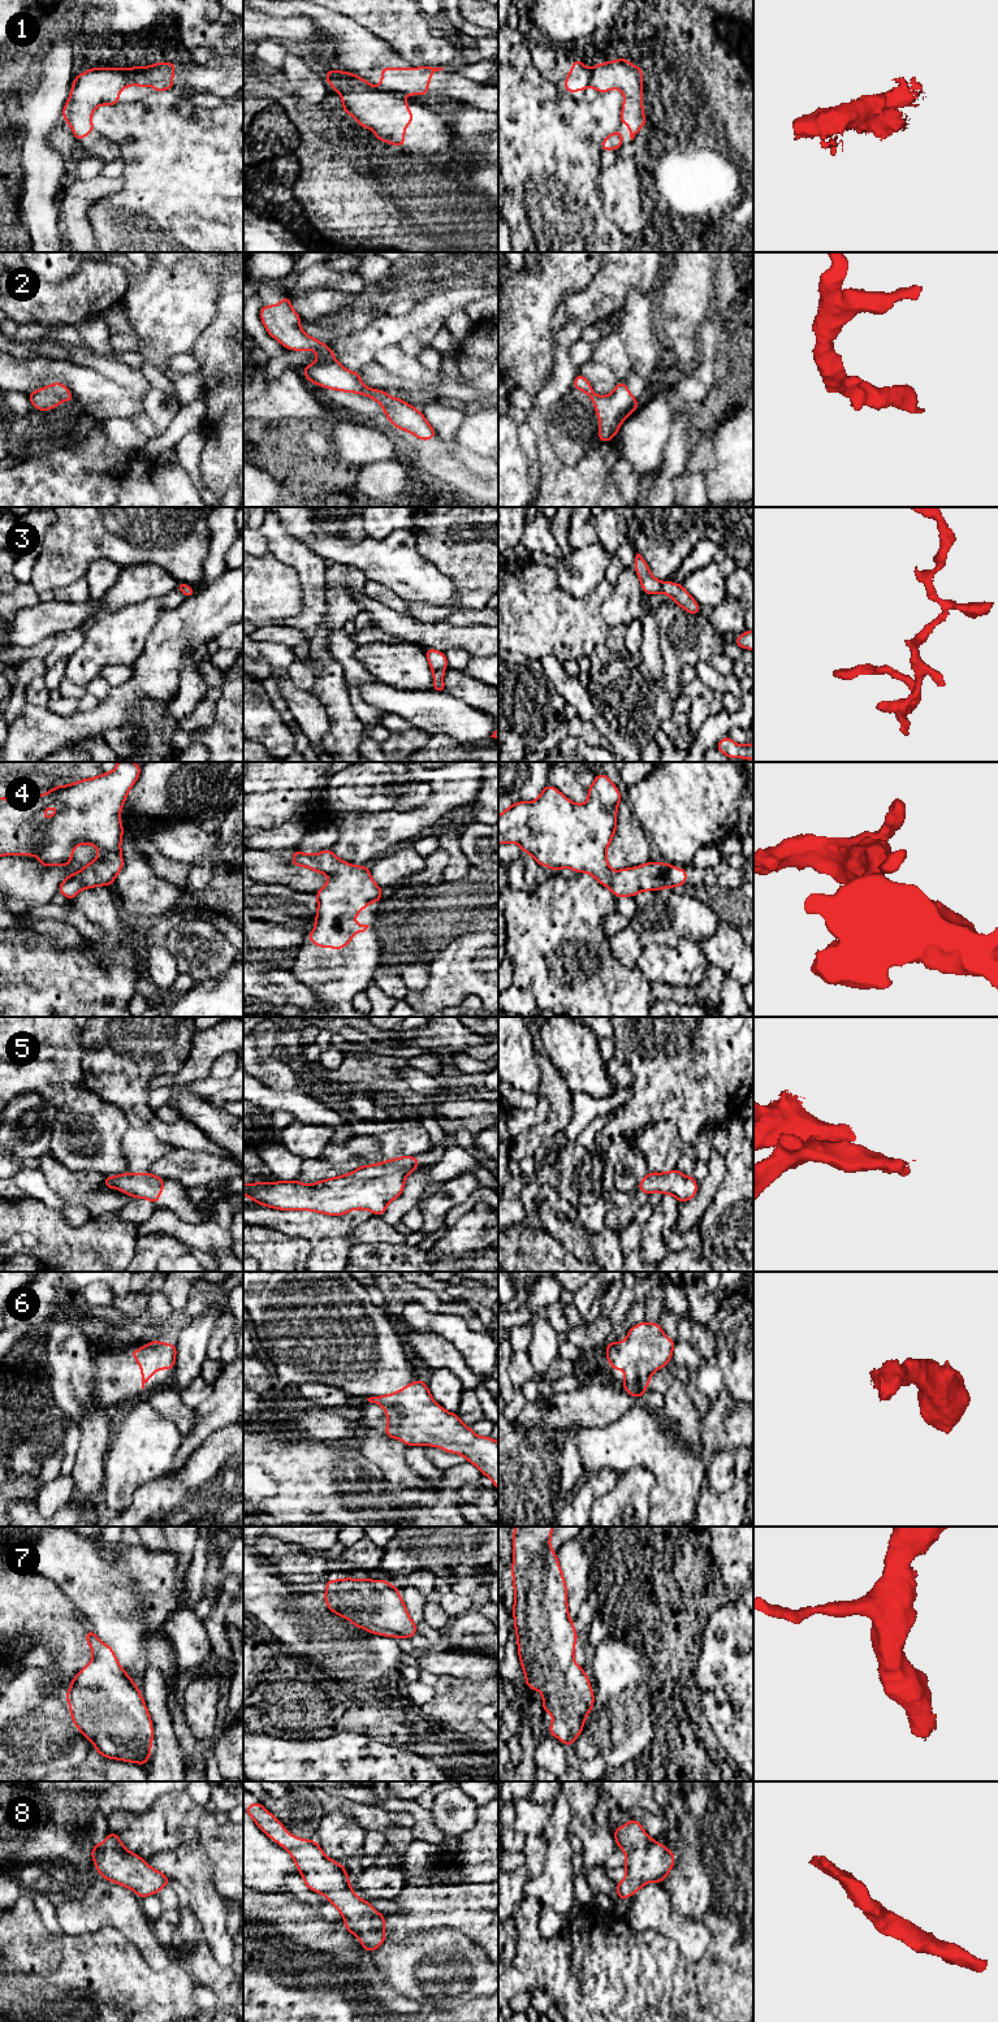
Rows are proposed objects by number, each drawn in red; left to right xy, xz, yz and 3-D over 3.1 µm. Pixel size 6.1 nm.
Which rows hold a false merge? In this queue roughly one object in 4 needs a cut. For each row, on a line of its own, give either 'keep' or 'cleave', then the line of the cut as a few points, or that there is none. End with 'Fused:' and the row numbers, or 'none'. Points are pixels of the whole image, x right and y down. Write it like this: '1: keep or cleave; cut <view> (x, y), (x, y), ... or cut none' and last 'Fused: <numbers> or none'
1: cleave; cut xy (126, 69), (134, 83)
2: keep; cut none
3: keep; cut none
4: keep; cut none
5: keep; cut none
6: keep; cut none
7: keep; cut none
8: keep; cut none
Fused: 1

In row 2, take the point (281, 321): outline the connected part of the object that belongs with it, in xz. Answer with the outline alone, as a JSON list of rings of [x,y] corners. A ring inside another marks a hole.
[[[290,296],[275,306],[263,306],[260,319],[268,334],[289,350],[316,351],[319,358],[302,369],[310,382],[327,389],[358,393],[370,397],[383,406],[383,411],[397,429],[410,432],[416,438],[429,441],[436,432],[424,415],[414,406],[405,403],[398,397],[392,398],[385,390],[375,390],[362,384],[359,372],[350,372],[340,365],[329,346],[307,335],[299,326],[301,317],[290,306]]]

